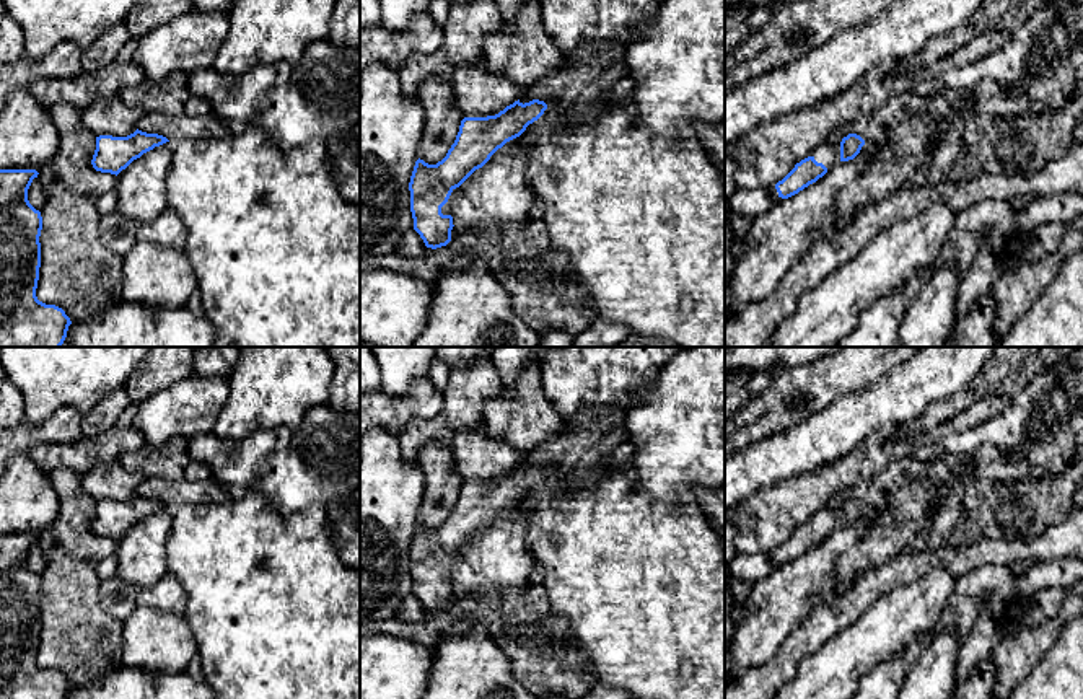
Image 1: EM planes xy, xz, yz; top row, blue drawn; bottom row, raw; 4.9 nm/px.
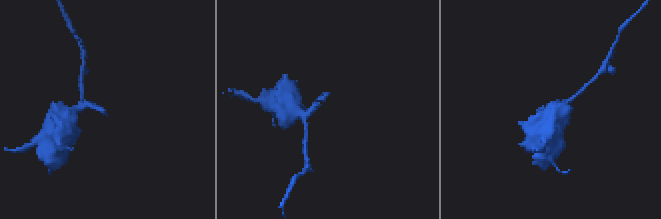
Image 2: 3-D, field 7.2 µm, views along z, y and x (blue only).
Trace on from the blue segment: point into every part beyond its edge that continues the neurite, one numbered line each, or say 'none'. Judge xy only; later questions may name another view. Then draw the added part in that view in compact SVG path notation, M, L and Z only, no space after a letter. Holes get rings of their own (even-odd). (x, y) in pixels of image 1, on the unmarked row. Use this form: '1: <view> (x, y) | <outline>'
none

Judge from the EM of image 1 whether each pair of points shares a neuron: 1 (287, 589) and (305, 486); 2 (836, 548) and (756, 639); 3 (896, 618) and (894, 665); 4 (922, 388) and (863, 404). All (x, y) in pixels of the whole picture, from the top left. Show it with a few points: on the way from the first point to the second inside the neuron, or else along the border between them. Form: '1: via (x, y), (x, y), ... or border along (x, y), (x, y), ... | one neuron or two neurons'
1: border along (266, 494), (284, 512), (328, 507) | two neurons
2: via (813, 571), (771, 616) | one neuron
3: border along (927, 634), (919, 634), (862, 677) | two neurons
4: via (907, 390), (890, 403), (878, 404) | one neuron

